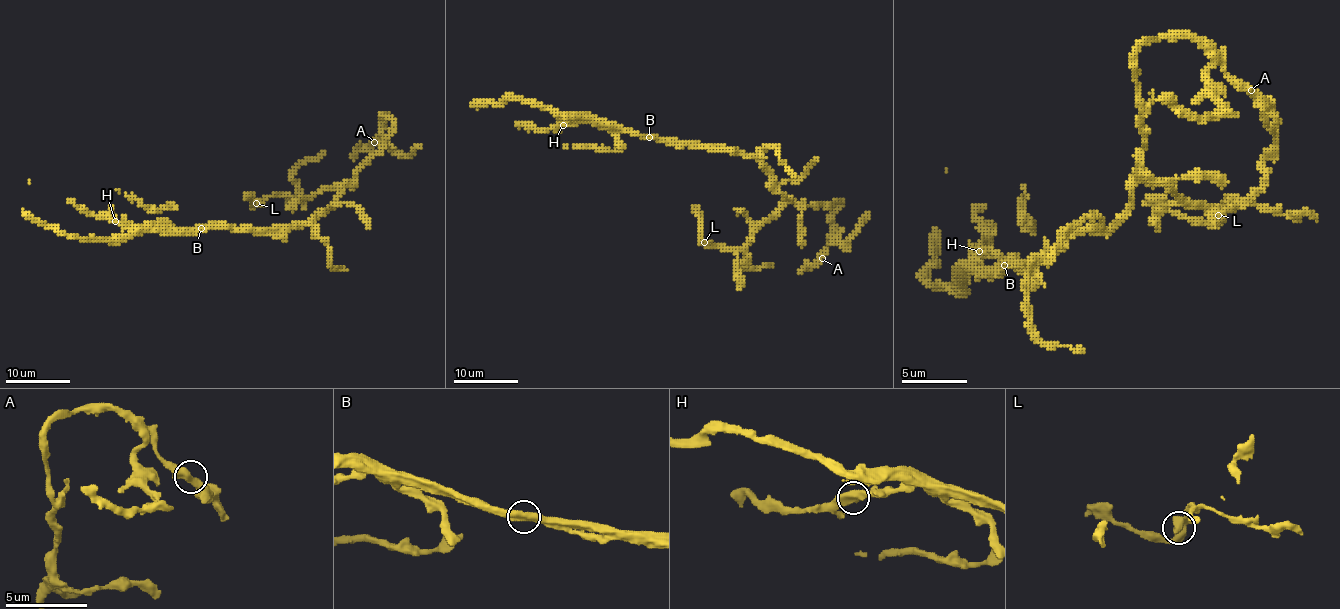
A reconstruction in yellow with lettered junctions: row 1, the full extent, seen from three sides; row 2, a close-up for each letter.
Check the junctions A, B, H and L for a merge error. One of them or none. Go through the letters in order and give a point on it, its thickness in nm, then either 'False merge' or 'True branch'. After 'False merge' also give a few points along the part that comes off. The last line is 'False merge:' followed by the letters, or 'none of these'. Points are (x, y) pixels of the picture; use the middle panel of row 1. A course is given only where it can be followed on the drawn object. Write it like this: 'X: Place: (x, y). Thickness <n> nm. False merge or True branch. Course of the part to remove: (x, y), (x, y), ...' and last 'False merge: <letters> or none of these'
A: Place: (822, 258). Thickness 500 nm. True branch
B: Place: (649, 137). Thickness 550 nm. False merge. Course of the part to remove: (648, 137), (584, 118), (558, 118)
H: Place: (563, 125). Thickness 550 nm. True branch
L: Place: (704, 242). Thickness 500 nm. True branch
False merge: B

